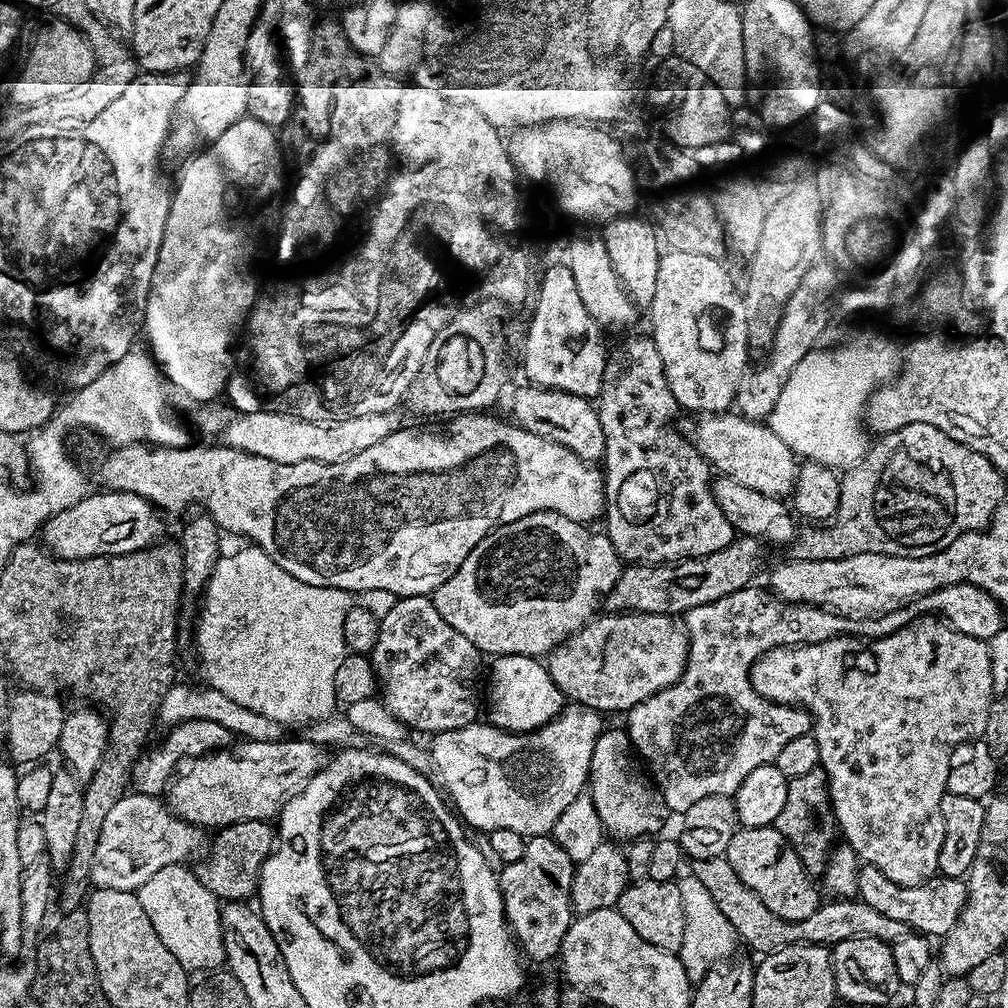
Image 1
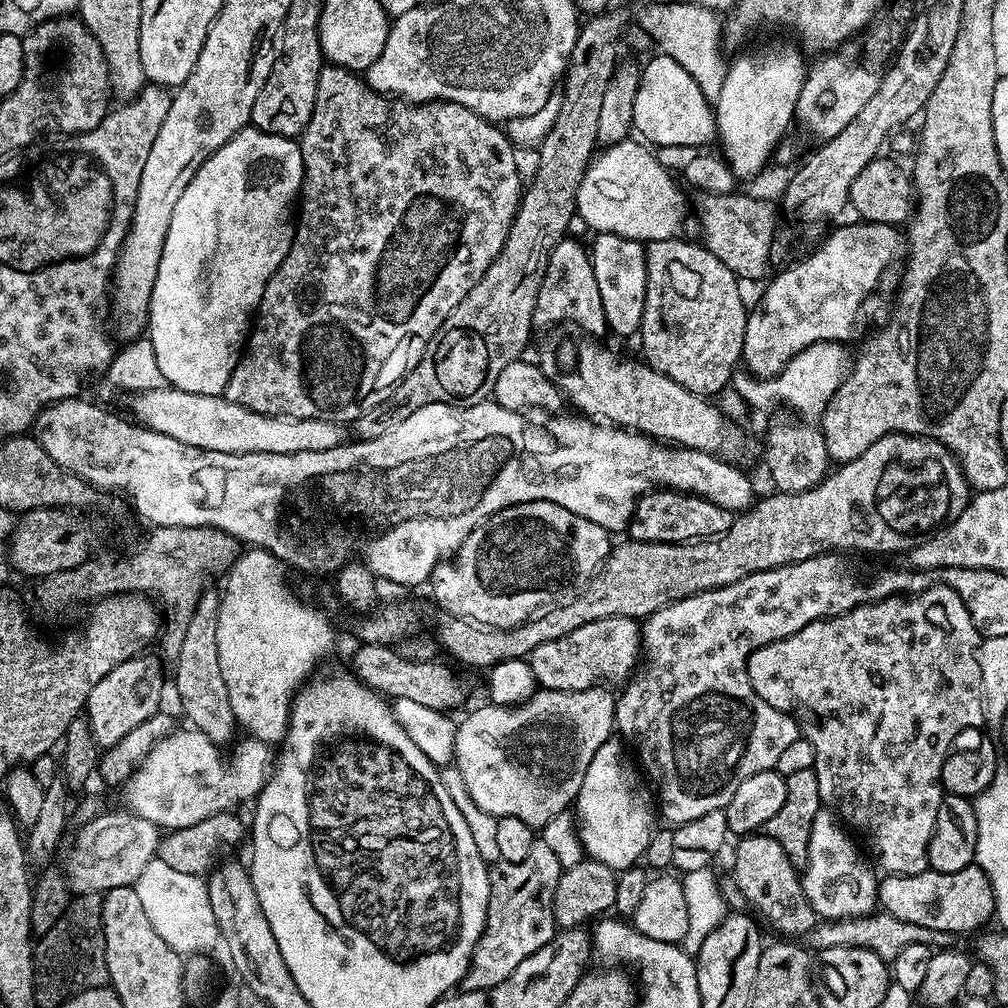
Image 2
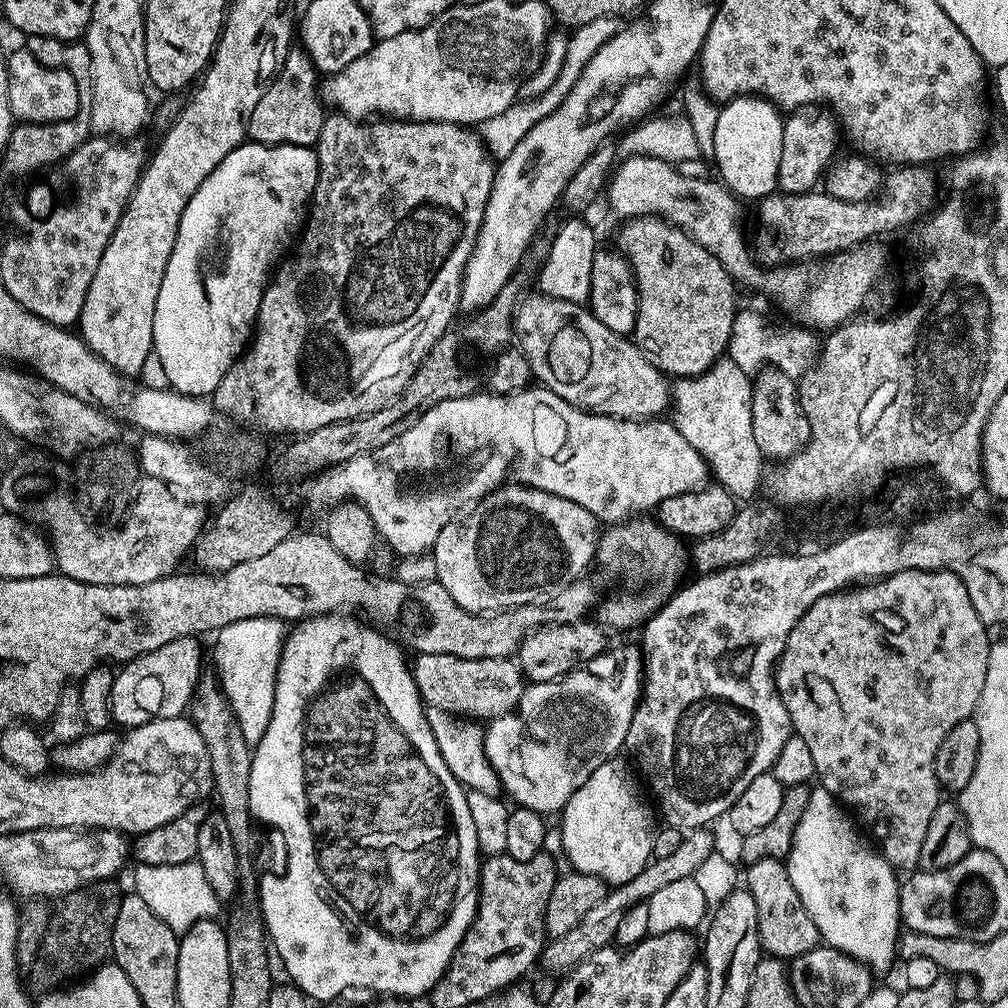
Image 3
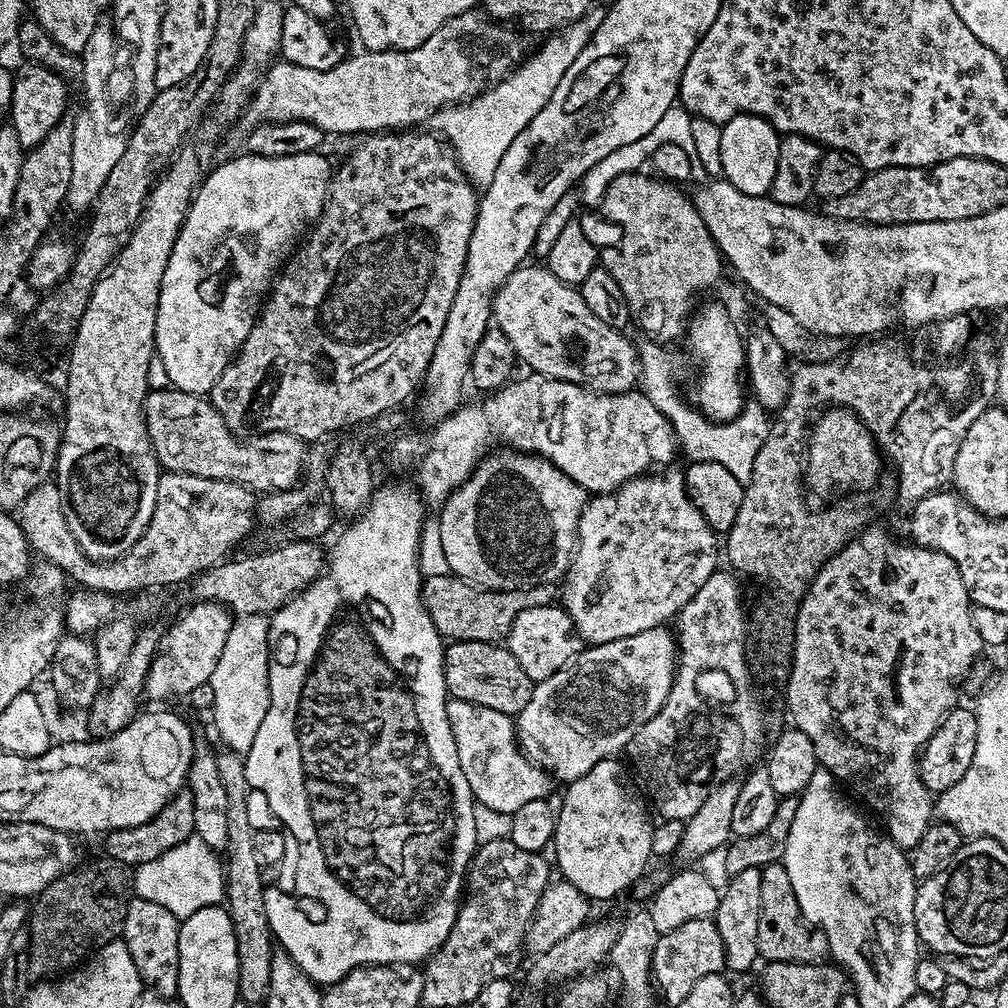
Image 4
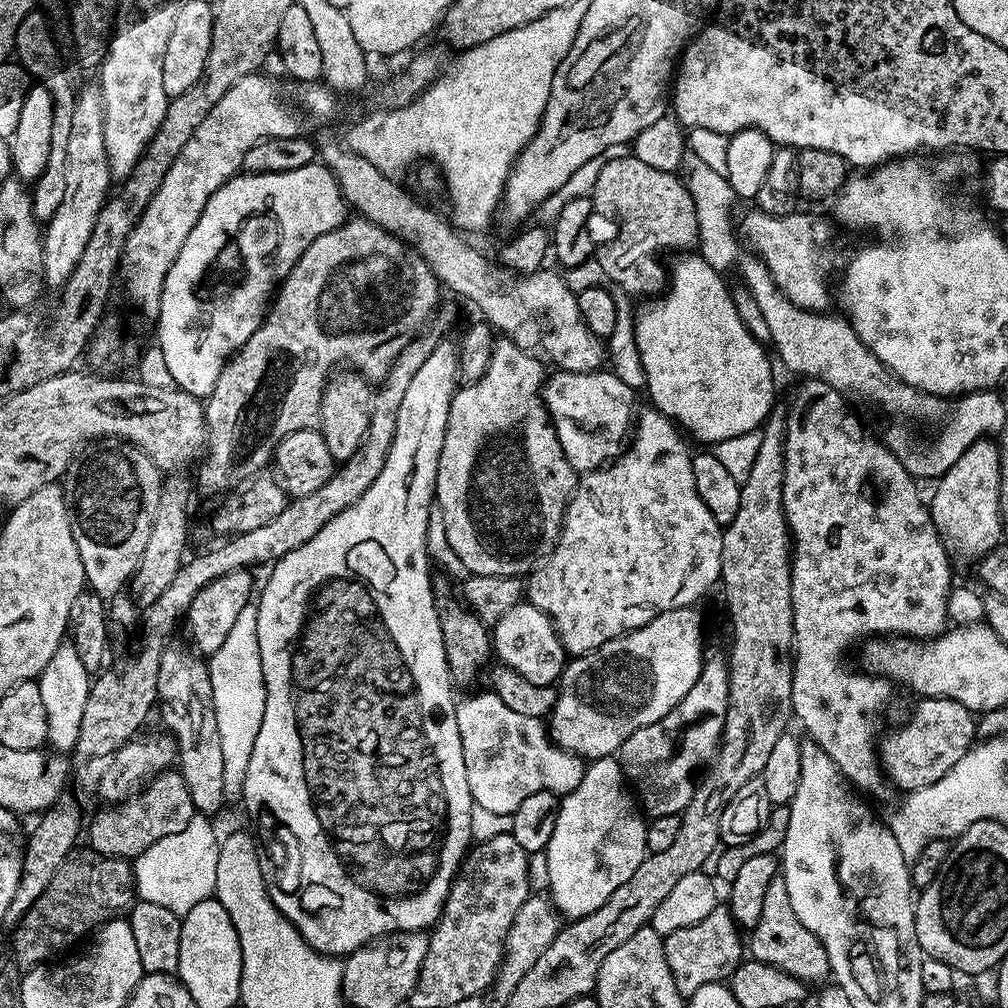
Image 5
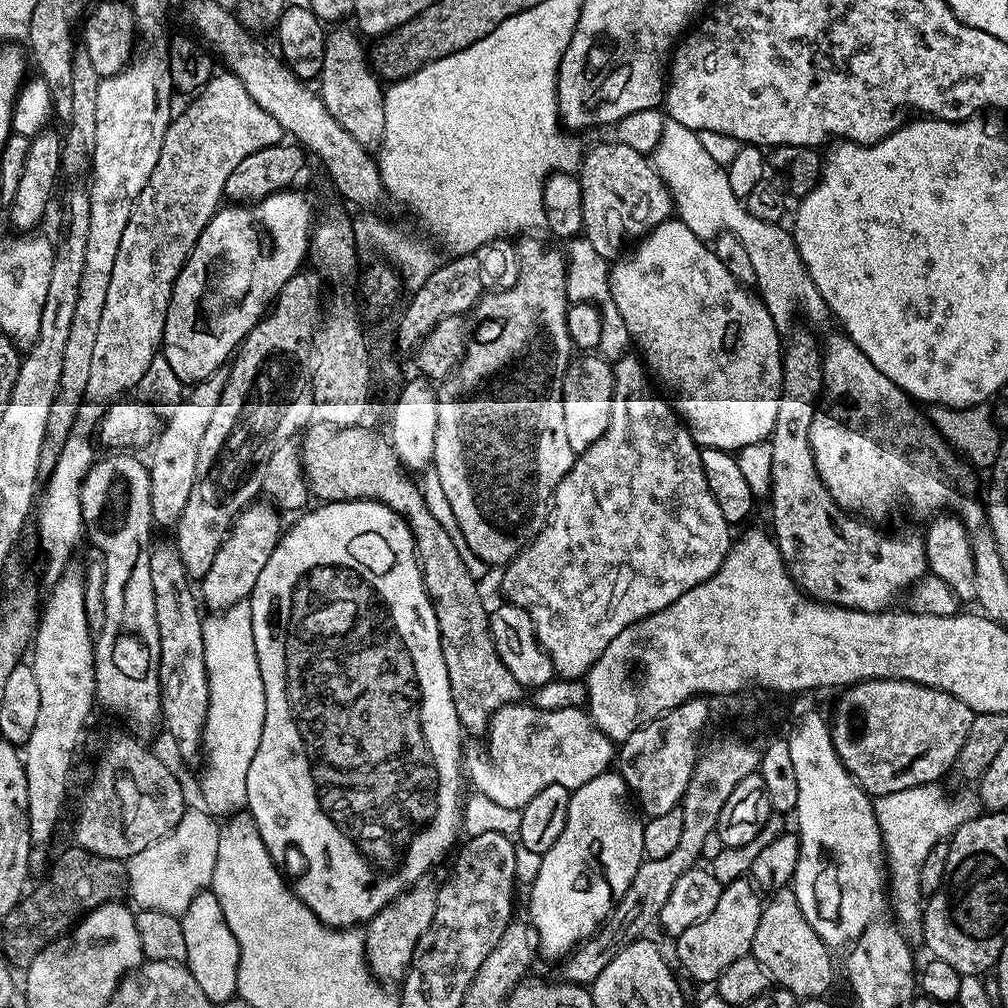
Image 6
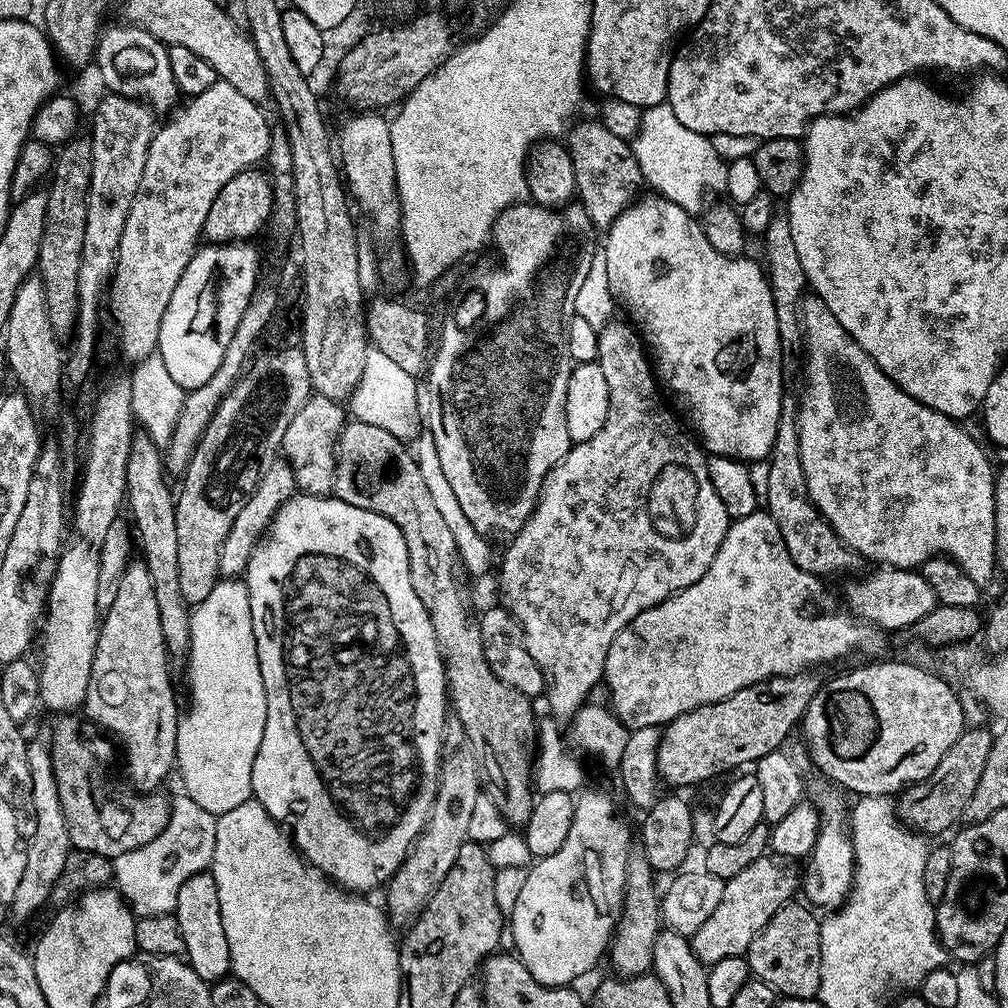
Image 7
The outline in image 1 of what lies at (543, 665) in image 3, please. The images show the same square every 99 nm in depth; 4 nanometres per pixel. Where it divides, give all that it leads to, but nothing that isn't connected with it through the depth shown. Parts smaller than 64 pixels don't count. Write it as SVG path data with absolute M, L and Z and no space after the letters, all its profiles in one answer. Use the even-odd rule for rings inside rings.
M613 612L603 615L587 621L584 627L548 653L546 667L550 678L554 678L554 686L558 686L558 690L571 703L580 704L584 708L595 708L601 714L624 714L638 702L680 680L688 661L688 637L683 627L670 616L645 612Z

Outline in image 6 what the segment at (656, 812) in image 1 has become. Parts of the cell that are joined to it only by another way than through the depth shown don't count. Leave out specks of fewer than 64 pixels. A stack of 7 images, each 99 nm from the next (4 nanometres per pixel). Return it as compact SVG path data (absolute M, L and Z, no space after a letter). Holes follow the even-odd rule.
M616 770L598 774L598 778L590 778L590 782L572 792L570 810L566 810L566 826L562 826L558 842L542 854L538 876L530 885L532 893L528 896L526 916L540 939L538 952L541 957L559 961L587 936L594 935L600 923L612 913L616 901L626 894L630 882L634 882L638 866L646 859L642 846L644 820L635 807L632 809L628 805L629 796L628 784Z

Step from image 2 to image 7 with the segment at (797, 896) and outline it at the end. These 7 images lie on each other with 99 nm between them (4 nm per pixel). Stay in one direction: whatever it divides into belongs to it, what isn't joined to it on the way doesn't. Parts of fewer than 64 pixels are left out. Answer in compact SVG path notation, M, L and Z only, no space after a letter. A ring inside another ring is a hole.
M796 903L783 904L776 911L758 938L754 938L746 955L755 979L769 984L781 997L793 996L810 1000L820 990L821 917L807 903Z

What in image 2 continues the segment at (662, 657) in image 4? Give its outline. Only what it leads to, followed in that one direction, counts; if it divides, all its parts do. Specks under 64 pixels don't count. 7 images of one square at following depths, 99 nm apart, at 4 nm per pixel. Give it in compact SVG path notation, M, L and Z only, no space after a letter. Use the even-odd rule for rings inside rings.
M597 686L590 690L550 690L540 688L533 692L529 700L523 704L493 704L484 702L481 708L476 708L463 721L462 719L456 726L456 747L454 749L454 765L461 772L466 790L469 791L470 798L488 815L494 817L522 818L522 822L529 824L533 830L540 830L544 824L550 822L558 814L569 811L573 807L578 790L582 786L582 778L586 778L586 766L590 766L590 758L613 735L616 723L616 701L615 695L611 696L609 689L604 686Z

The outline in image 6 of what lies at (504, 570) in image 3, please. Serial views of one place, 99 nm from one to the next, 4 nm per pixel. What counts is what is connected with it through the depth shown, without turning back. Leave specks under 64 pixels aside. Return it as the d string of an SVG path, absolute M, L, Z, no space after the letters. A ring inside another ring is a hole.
M524 238L521 244L518 244L518 271L516 274L516 281L514 286L510 286L504 292L488 292L480 297L474 307L474 315L476 314L476 328L471 329L468 346L464 350L464 357L460 360L460 364L456 367L455 372L451 373L436 388L436 401L438 402L438 426L436 427L436 433L434 434L434 454L430 461L431 467L436 470L439 481L442 484L442 489L446 493L446 499L450 502L450 507L453 511L455 518L457 518L458 526L460 527L461 533L465 538L466 546L473 551L474 555L482 559L489 566L495 566L495 564L500 564L499 566L507 566L512 559L517 556L521 550L528 545L536 535L539 534L544 529L544 524L548 521L548 513L550 511L550 505L552 502L552 496L556 492L556 487L558 482L562 482L562 478L566 478L566 474L572 469L572 464L576 460L577 453L570 446L570 438L566 438L566 414L564 413L564 407L562 406L562 394L564 393L564 375L568 369L570 361L574 356L574 349L572 347L572 339L568 333L568 327L566 326L566 314L568 313L569 300L567 296L567 266L568 261L566 259L565 253L560 252L556 248L551 248L548 244L543 244L540 240L528 240L532 238Z

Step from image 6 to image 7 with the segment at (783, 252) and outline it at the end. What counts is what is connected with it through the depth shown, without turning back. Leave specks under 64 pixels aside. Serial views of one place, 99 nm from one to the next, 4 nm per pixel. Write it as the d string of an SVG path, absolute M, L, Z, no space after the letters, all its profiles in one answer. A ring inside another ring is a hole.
M666 102L643 109L641 126L630 143L638 170L644 175L644 184L652 187L649 189L655 195L665 196L674 206L682 206L682 210L703 213L707 196L726 189L728 164L714 151L711 139L690 130L690 126L682 126Z

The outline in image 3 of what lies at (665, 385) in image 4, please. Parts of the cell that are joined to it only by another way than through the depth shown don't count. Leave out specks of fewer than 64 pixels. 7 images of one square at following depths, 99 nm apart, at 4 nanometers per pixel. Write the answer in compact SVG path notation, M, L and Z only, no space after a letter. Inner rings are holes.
M725 354L702 375L677 377L670 388L671 423L702 454L713 479L740 502L755 497L764 476L764 457L752 429L752 381L751 375Z

